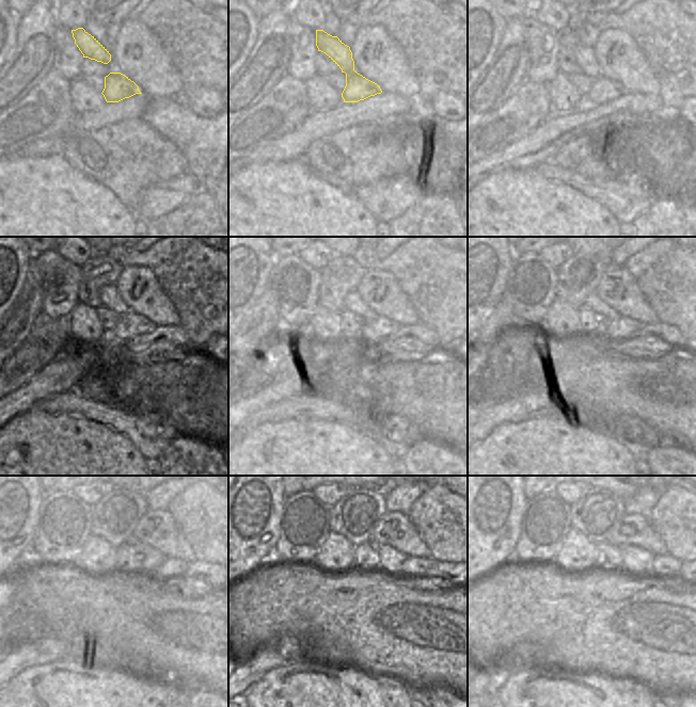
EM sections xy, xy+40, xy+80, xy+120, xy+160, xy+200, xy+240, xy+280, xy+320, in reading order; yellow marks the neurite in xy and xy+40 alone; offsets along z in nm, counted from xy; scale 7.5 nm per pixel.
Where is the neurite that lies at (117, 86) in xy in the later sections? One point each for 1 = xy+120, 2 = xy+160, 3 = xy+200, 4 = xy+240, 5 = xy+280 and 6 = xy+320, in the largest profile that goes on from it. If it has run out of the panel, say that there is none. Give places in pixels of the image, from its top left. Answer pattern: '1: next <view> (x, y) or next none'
1: next xy+120 (130, 324)
2: next xy+160 (375, 327)
3: next xy+200 (619, 326)
4: next xy+240 (153, 559)
5: next xy+280 (391, 560)
6: next xy+320 (636, 561)

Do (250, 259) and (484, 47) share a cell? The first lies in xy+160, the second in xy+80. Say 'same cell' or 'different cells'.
same cell

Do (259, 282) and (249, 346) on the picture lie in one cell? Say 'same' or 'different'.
different

